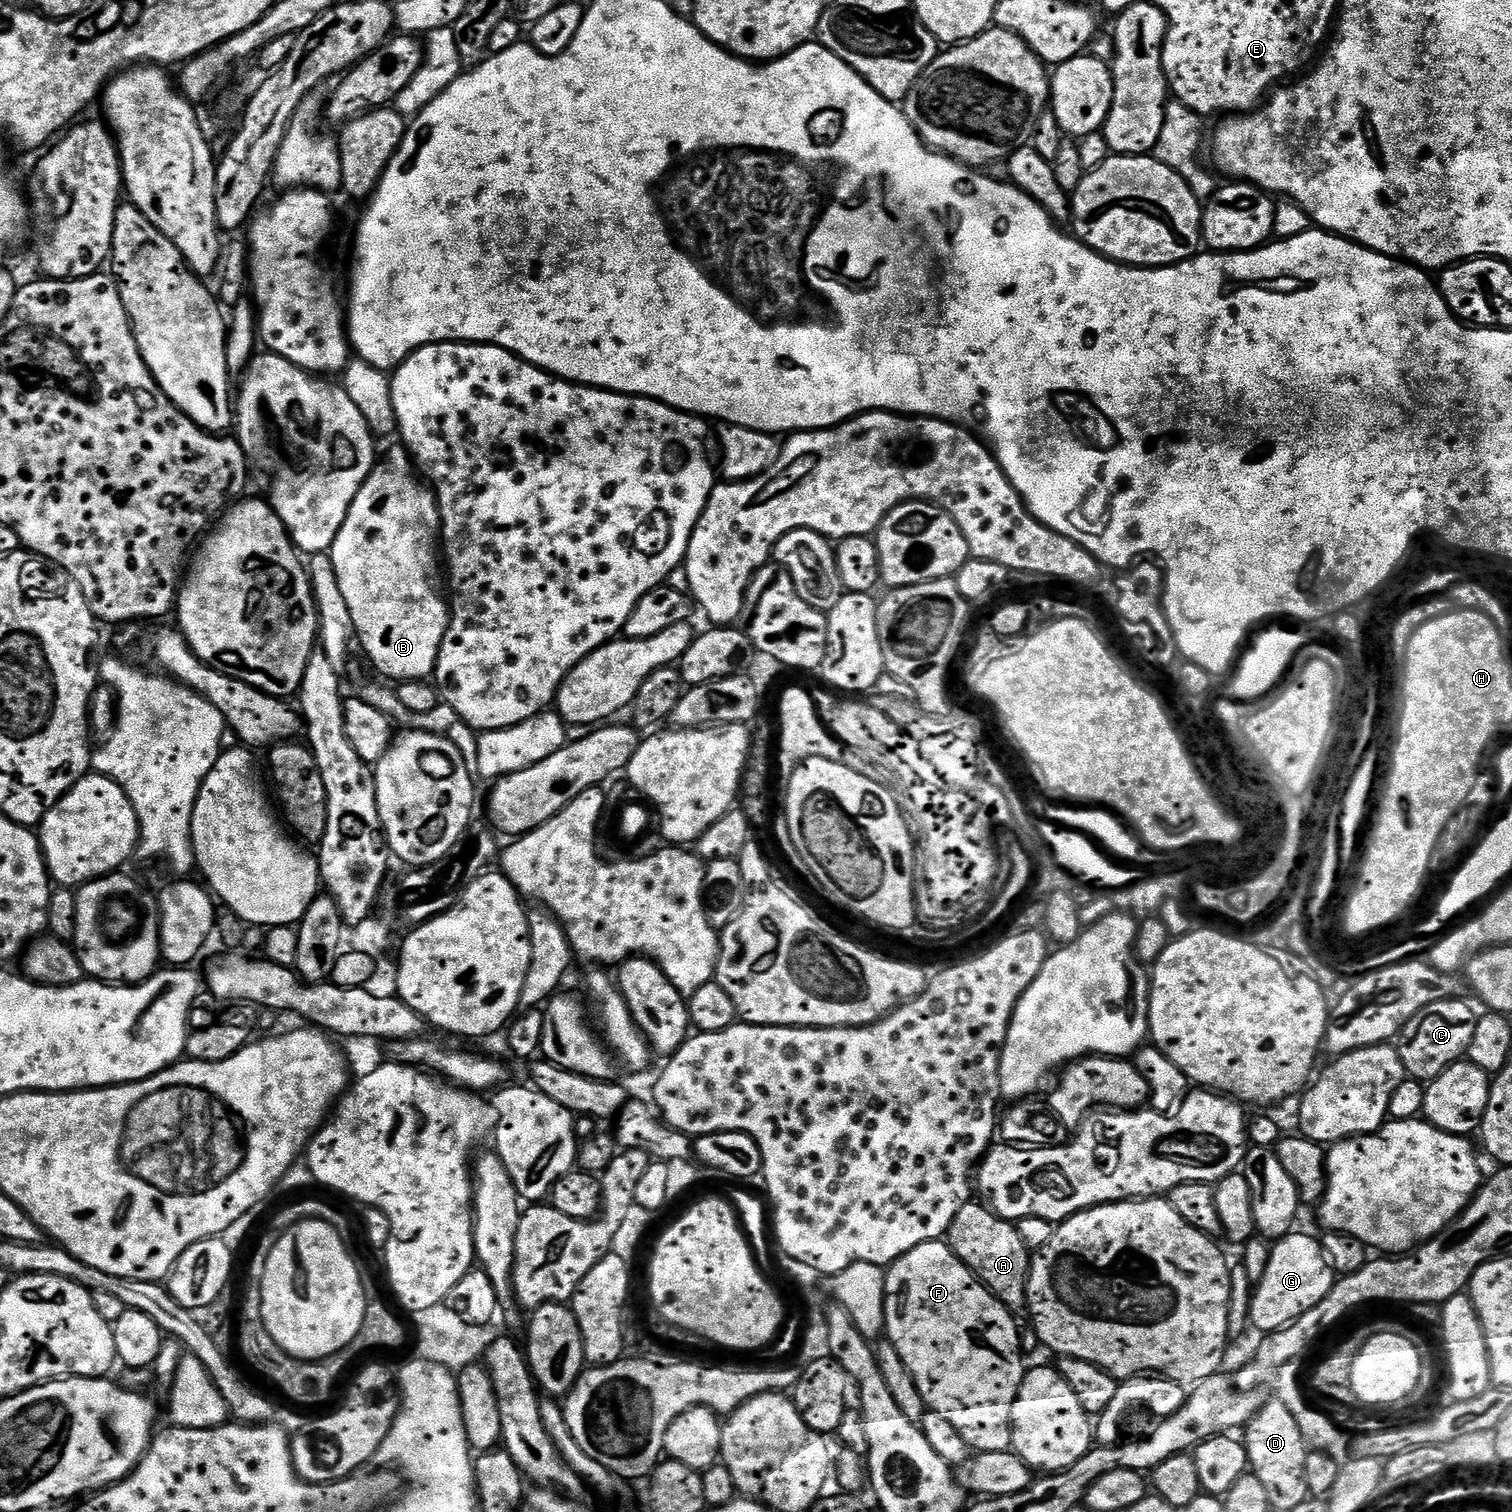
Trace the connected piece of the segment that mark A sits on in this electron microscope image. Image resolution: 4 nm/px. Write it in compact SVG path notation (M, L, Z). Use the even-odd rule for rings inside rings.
M969 1202L958 1210L946 1243L958 1257L979 1278L982 1283L1003 1302L1013 1316L1025 1315L1028 1306L1028 1266L1030 1250L1018 1238L1018 1230L1011 1220L1003 1220L983 1202Z

